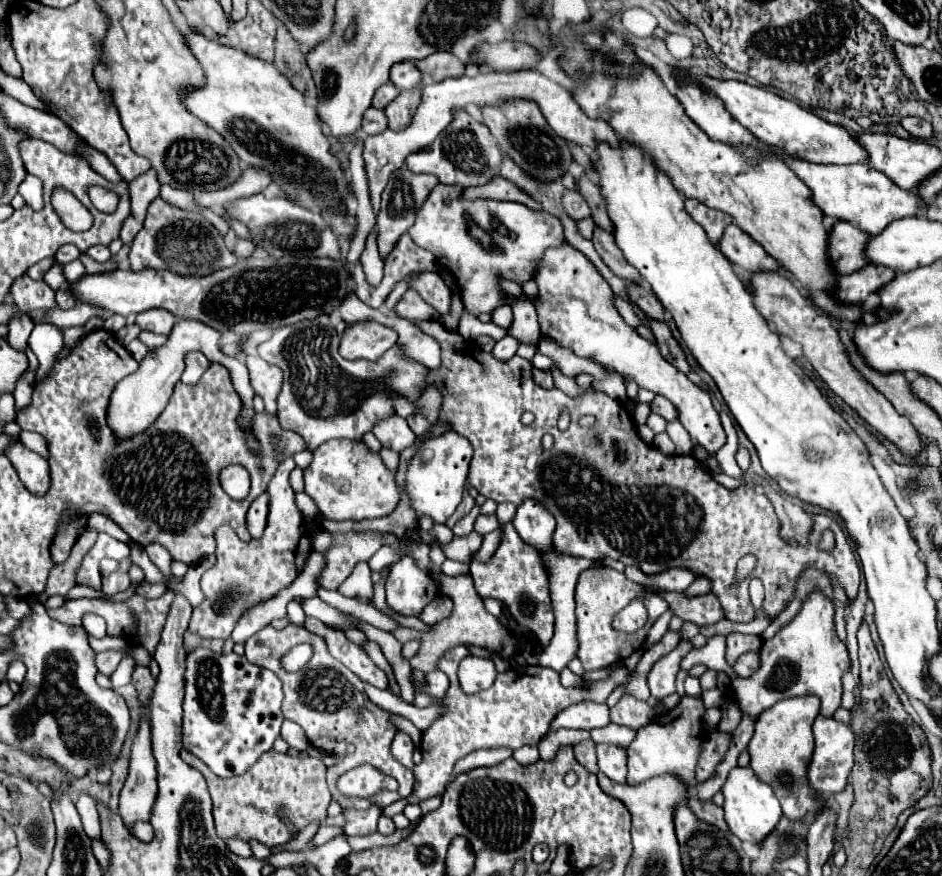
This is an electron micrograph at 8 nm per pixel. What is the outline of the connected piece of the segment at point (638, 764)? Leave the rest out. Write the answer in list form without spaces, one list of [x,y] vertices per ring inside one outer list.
[[[683,696],[677,708],[659,714],[653,722],[641,728],[635,740],[629,744],[627,784],[641,784],[653,776],[671,774],[671,776],[677,776],[687,786],[689,792],[693,792],[697,784],[693,778],[693,770],[697,766],[697,754],[701,752],[701,738],[705,738],[707,734],[701,724],[703,714],[705,714],[705,708],[701,698]]]

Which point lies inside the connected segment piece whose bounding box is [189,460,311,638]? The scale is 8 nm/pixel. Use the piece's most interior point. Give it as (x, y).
(246, 573)

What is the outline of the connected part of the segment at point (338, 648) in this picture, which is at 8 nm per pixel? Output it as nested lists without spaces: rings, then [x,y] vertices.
[[[307,618],[305,620],[305,628],[309,632],[321,634],[327,642],[327,648],[331,652],[333,658],[337,658],[339,662],[343,662],[351,672],[355,672],[361,680],[377,686],[377,688],[387,688],[387,676],[371,662],[371,658],[357,646],[351,644],[343,632],[339,630],[331,630],[327,628],[323,622]]]

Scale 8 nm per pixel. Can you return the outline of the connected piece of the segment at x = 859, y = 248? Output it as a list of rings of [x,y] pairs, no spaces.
[[[837,222],[831,228],[829,236],[829,256],[831,266],[837,274],[851,274],[869,264],[865,256],[865,248],[869,242],[869,234],[859,230],[849,222]]]

